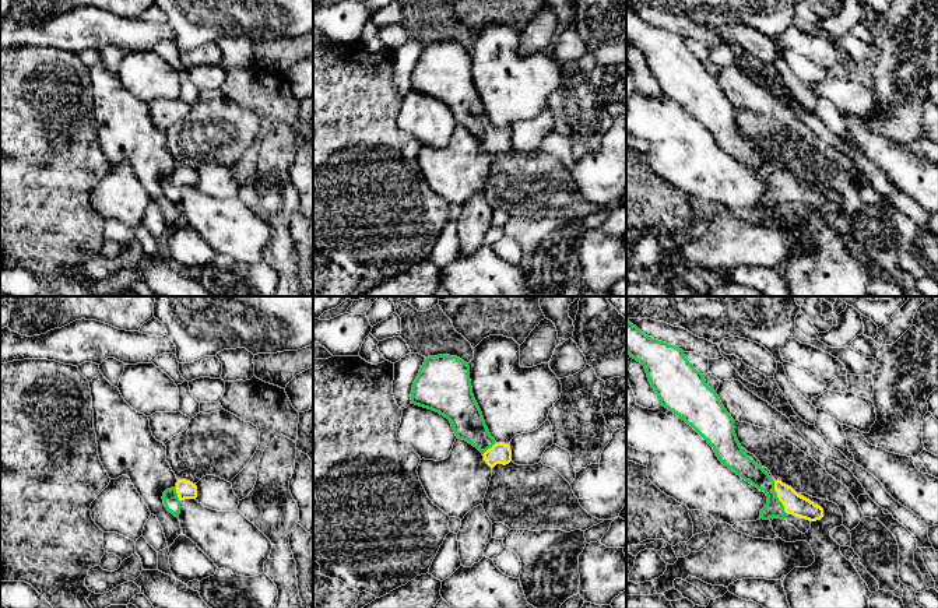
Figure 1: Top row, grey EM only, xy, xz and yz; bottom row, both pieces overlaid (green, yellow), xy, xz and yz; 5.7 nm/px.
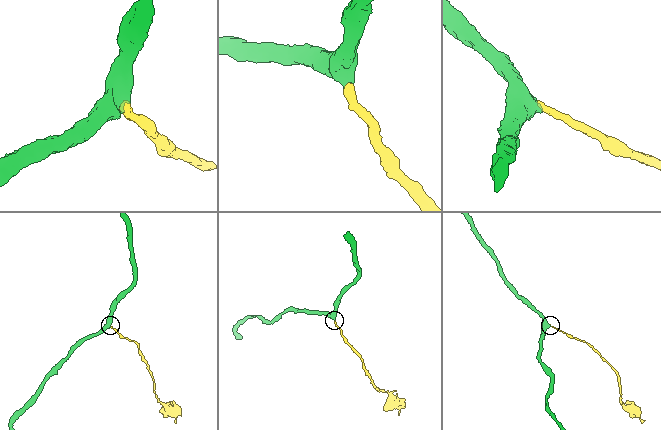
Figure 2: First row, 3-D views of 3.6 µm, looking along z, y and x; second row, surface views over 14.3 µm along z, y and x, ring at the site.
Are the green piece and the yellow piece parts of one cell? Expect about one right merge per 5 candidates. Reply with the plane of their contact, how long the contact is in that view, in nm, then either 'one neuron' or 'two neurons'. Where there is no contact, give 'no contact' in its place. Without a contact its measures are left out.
meets green in yz; contact 220 nm long; one neuron

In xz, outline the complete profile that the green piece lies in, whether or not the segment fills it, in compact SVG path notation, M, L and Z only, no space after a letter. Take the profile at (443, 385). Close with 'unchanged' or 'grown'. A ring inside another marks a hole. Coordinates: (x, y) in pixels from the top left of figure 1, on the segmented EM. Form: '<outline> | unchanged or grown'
M450 355L428 356L412 384L411 403L447 418L459 439L477 447L486 464L509 464L509 444L496 443L474 398L470 366Z | grown

